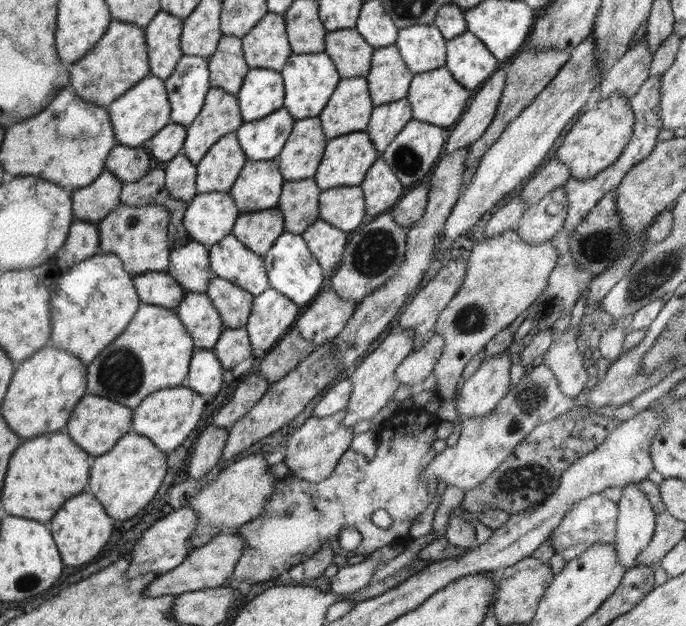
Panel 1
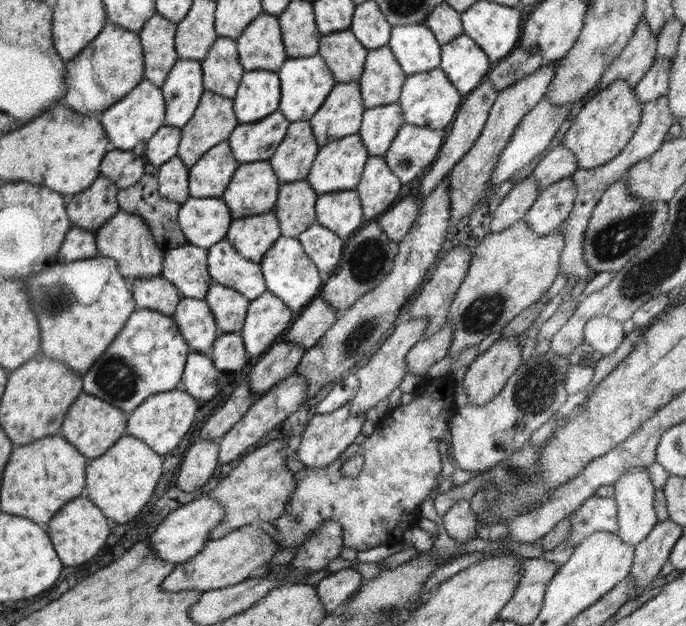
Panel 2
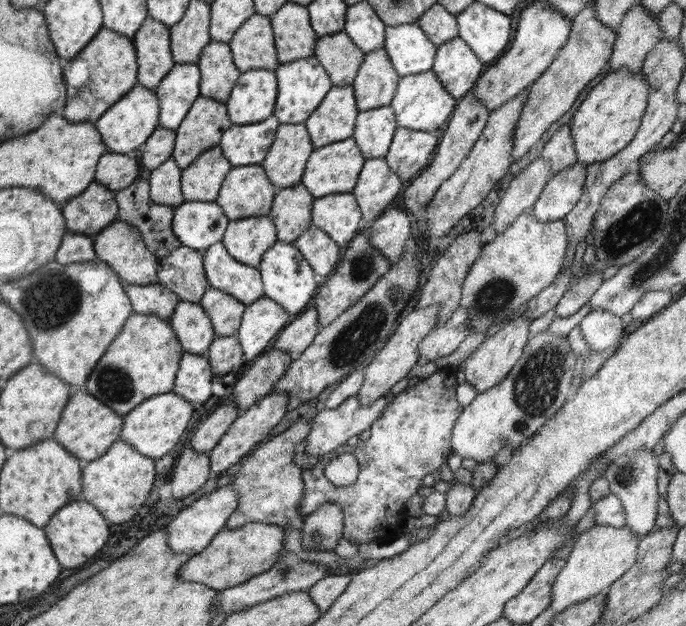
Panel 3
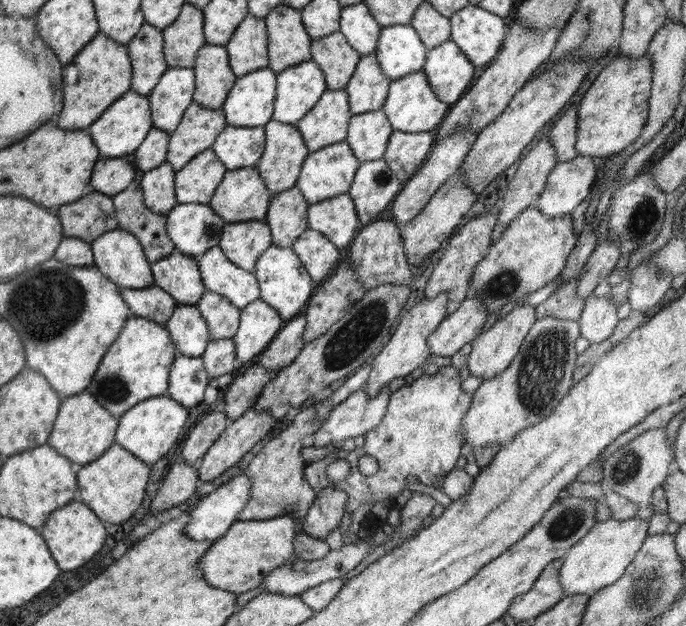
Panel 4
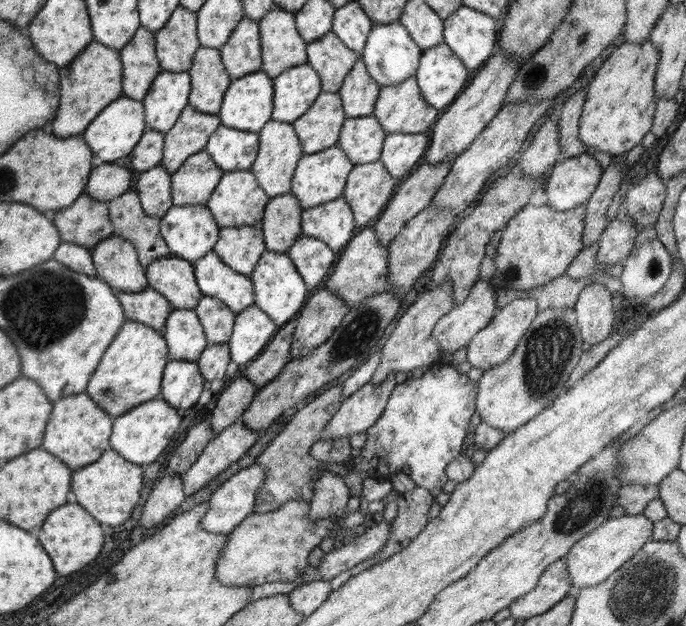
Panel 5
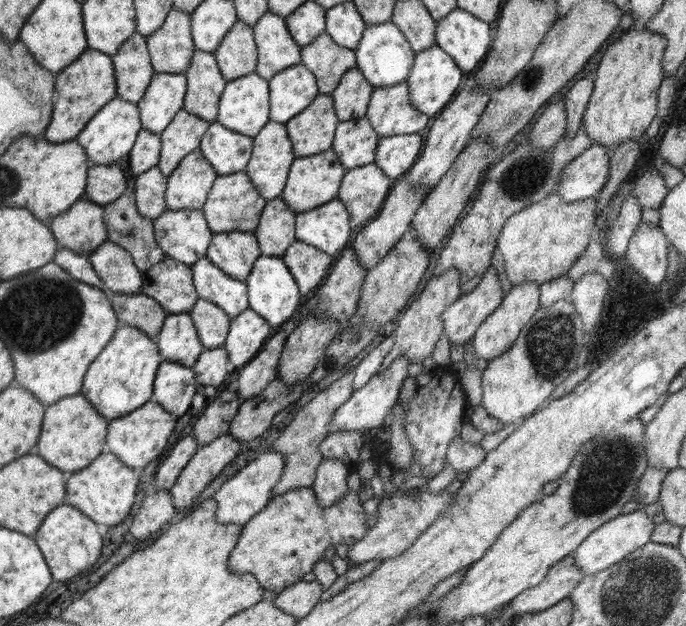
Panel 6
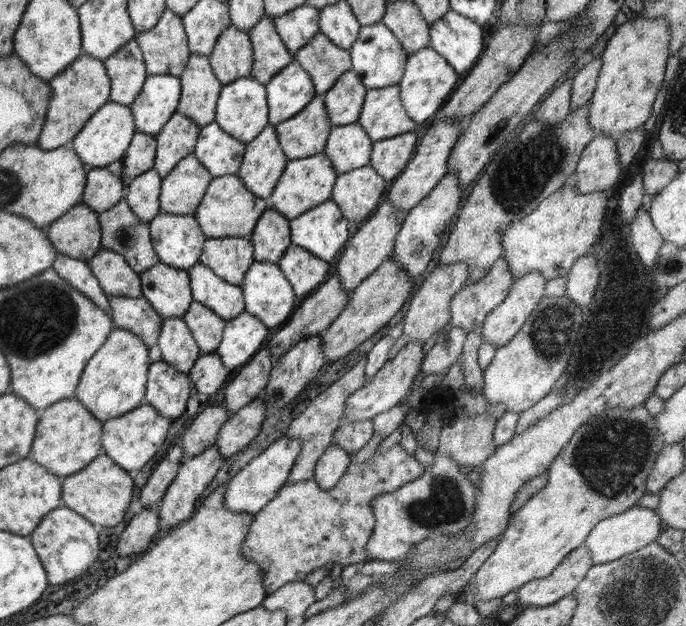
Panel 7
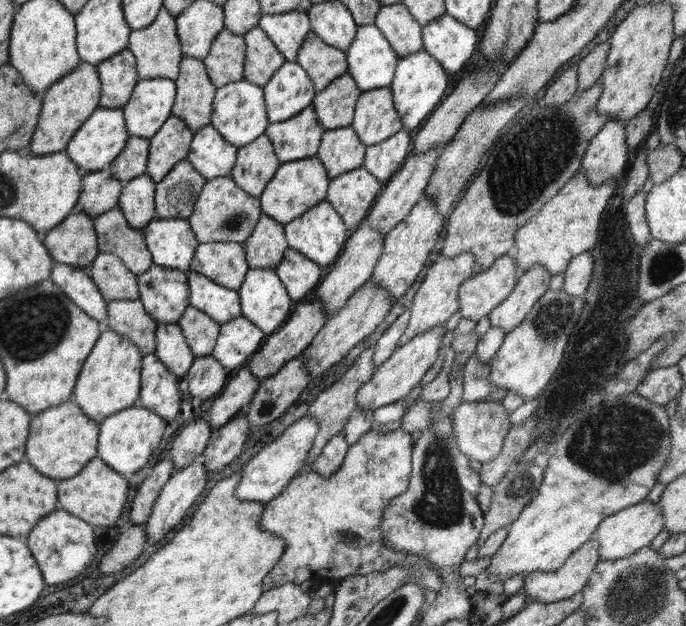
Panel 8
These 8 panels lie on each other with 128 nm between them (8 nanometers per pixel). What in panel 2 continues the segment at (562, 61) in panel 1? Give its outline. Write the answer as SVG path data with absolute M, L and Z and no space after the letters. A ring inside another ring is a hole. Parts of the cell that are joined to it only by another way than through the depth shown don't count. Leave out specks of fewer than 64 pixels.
M558 61L539 68L534 74L529 74L501 90L493 102L492 109L480 136L474 141L472 148L454 165L449 172L449 197L450 197L450 216L451 223L455 224L471 212L477 202L491 188L491 180L499 156L502 154L506 145L510 142L514 131L522 123L522 119L528 115L528 112L534 108L545 96L550 81L554 78L555 68Z

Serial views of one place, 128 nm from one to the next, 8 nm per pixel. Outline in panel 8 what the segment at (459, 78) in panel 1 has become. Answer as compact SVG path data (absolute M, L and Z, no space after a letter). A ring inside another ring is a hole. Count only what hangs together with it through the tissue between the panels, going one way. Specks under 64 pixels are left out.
M424 50L400 57L393 81L389 87L393 94L394 106L396 106L398 117L404 125L405 131L410 133L426 122L430 114L441 103L440 100L444 98L449 80L450 75L442 68L442 65L436 59L432 59L430 54Z

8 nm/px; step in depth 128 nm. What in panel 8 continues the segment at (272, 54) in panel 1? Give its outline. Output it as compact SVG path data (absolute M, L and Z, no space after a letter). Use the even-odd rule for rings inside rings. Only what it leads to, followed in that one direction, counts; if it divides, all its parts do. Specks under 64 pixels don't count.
M222 29L217 35L202 61L211 83L220 88L243 79L246 42L242 35L228 29Z

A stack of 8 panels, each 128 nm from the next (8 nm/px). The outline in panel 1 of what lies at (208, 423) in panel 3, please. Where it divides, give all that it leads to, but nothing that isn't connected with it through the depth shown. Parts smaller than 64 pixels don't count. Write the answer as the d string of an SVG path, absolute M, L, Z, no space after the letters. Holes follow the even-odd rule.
M251 371L246 374L236 387L232 398L214 416L211 424L229 429L265 395L269 386L269 382L260 376L259 372Z

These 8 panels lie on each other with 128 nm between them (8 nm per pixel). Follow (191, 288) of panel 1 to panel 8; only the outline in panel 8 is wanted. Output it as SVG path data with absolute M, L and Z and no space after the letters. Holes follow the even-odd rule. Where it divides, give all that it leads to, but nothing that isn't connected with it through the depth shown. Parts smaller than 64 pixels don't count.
M152 266L137 275L139 299L145 311L158 323L176 323L189 304L187 273Z

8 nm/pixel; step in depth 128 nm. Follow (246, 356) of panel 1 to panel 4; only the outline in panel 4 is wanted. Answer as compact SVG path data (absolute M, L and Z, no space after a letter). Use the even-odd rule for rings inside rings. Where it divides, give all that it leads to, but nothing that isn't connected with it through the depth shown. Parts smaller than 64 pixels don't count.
M211 339L202 353L204 368L209 378L231 373L236 362L235 344L232 339Z

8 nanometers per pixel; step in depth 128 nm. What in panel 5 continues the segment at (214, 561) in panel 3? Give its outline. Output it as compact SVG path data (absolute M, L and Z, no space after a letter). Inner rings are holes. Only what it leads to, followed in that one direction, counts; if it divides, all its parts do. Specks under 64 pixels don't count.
M288 500L280 508L273 511L257 513L253 512L246 516L245 520L230 535L226 536L226 546L218 555L216 563L217 579L225 585L237 586L260 586L265 582L292 582L299 577L299 574L309 565L309 556L325 538L330 535L336 536L340 527L336 526L337 520L326 518L318 522L310 522L310 503L306 500Z

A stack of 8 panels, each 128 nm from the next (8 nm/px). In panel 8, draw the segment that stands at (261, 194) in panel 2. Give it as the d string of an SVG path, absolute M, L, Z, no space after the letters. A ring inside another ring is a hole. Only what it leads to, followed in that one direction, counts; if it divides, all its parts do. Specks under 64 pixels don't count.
M222 176L207 179L187 221L190 223L199 243L243 243L252 234L262 213L259 197L244 192L230 176Z

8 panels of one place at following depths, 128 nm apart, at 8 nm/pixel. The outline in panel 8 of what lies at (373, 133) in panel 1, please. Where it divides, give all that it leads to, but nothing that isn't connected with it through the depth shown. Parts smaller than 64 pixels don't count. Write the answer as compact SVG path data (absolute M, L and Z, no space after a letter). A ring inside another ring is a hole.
M352 126L325 130L316 156L326 169L328 178L363 166L365 148Z

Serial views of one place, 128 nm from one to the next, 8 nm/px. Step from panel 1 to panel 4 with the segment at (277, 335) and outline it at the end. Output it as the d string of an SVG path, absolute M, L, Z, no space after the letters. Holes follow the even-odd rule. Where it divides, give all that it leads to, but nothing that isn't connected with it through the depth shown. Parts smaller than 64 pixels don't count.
M258 298L241 310L239 327L231 338L236 358L241 362L255 361L285 323L267 302Z

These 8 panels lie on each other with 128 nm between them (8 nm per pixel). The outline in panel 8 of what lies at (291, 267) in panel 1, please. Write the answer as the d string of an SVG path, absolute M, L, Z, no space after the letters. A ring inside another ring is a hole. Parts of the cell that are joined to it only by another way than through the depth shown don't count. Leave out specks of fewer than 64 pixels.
M249 268L237 291L241 316L266 335L272 335L290 316L292 299L272 268Z

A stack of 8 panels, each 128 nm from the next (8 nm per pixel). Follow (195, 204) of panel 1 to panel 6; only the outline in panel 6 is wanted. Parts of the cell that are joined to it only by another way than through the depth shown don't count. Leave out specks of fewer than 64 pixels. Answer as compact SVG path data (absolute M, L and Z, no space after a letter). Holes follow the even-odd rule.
M167 208L158 218L153 219L153 227L156 242L166 258L191 266L207 257L213 232L202 209Z

